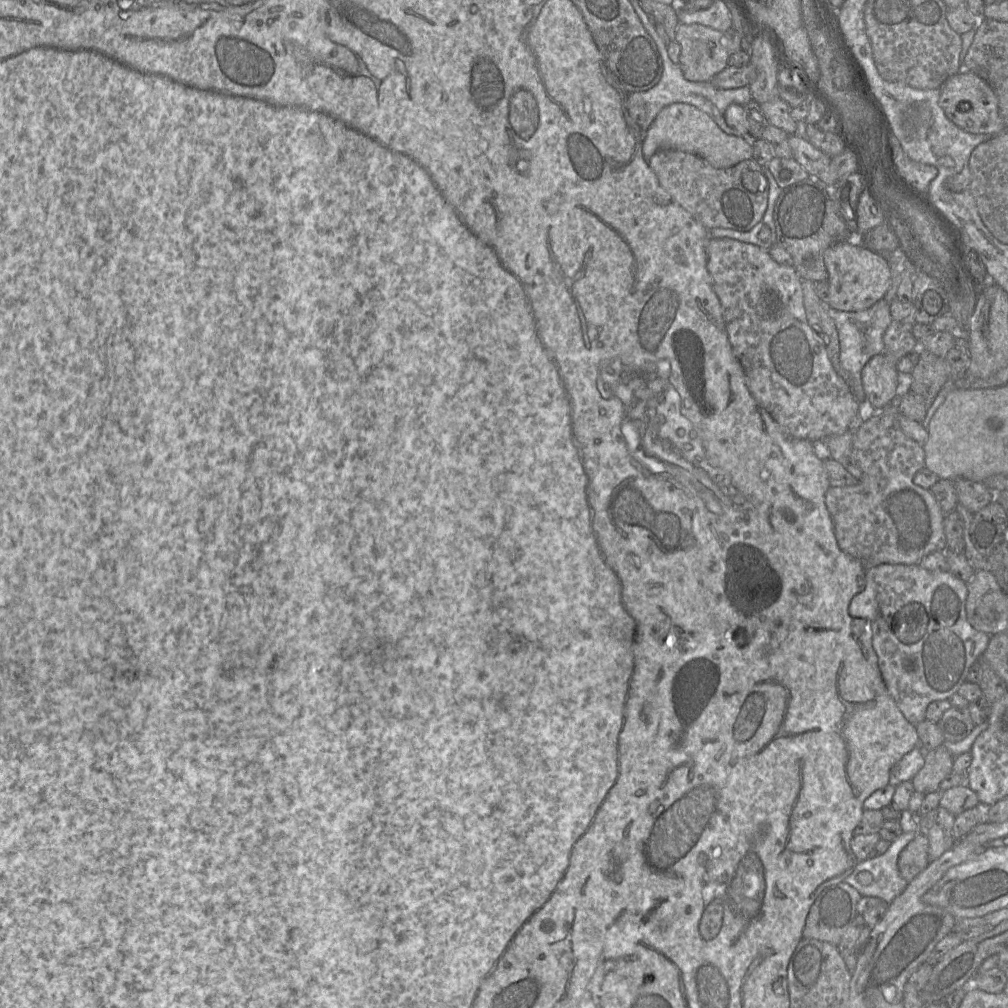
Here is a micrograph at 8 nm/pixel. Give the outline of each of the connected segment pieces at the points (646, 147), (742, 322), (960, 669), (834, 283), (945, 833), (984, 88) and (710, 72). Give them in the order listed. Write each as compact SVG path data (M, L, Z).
M681 102L665 106L644 135L642 152L647 162L662 149L675 149L696 154L715 168L732 167L741 161L752 159L753 155L749 138L724 133L705 112Z
M709 238L706 245L706 254L707 269L712 279L713 289L720 300L722 315L733 354L744 369L746 385L757 403L763 407L779 424L782 430L792 438L816 442L826 440L830 436L839 435L849 429L853 429L854 425L865 416L865 403L861 403L855 398L849 384L836 372L828 357L822 336L808 323L803 303L802 280L798 276L795 268L793 266L780 265L771 258L768 250L731 238Z
M881 564L865 570L864 588L855 595L848 607L849 614L855 618L863 618L870 623L872 631L872 646L878 659L878 666L887 690L904 717L914 726L926 719L927 706L933 701L948 699L956 693L966 681L970 667L977 662L987 649L990 636L974 629L967 620L965 603L967 599L967 583L954 576L949 571L933 572L922 568L919 564Z
M843 241L824 252L829 273L829 300L831 309L855 312L870 308L885 298L891 285L891 267L886 257L864 247L859 241Z
M938 806L924 816L918 817L919 831L929 841L929 863L938 859L955 844L953 824L955 816Z
M964 68L950 76L940 87L939 105L947 118L966 132L994 136L1006 129L992 87L979 75Z
M679 24L675 41L680 45L679 66L685 79L692 82L710 82L728 66L729 52L723 46L724 33L702 24Z

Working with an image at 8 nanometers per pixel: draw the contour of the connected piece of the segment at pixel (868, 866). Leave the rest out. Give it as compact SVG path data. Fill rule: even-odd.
M917 832L901 833L884 854L858 861L853 872L843 882L855 888L862 897L877 897L890 904L908 885L899 872L898 857L916 835ZM862 871L869 871L873 876L872 883L868 886L862 885L857 879Z

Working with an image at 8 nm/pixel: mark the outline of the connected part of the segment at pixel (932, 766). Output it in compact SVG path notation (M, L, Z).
M944 745L925 752L925 763L912 779L915 791L924 795L938 791L941 781L953 770L953 759Z

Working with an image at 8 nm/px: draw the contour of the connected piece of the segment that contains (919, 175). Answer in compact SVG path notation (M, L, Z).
M892 135L890 137L894 164L898 172L917 189L927 192L930 182L937 176L936 167L906 159L902 153L899 141Z

